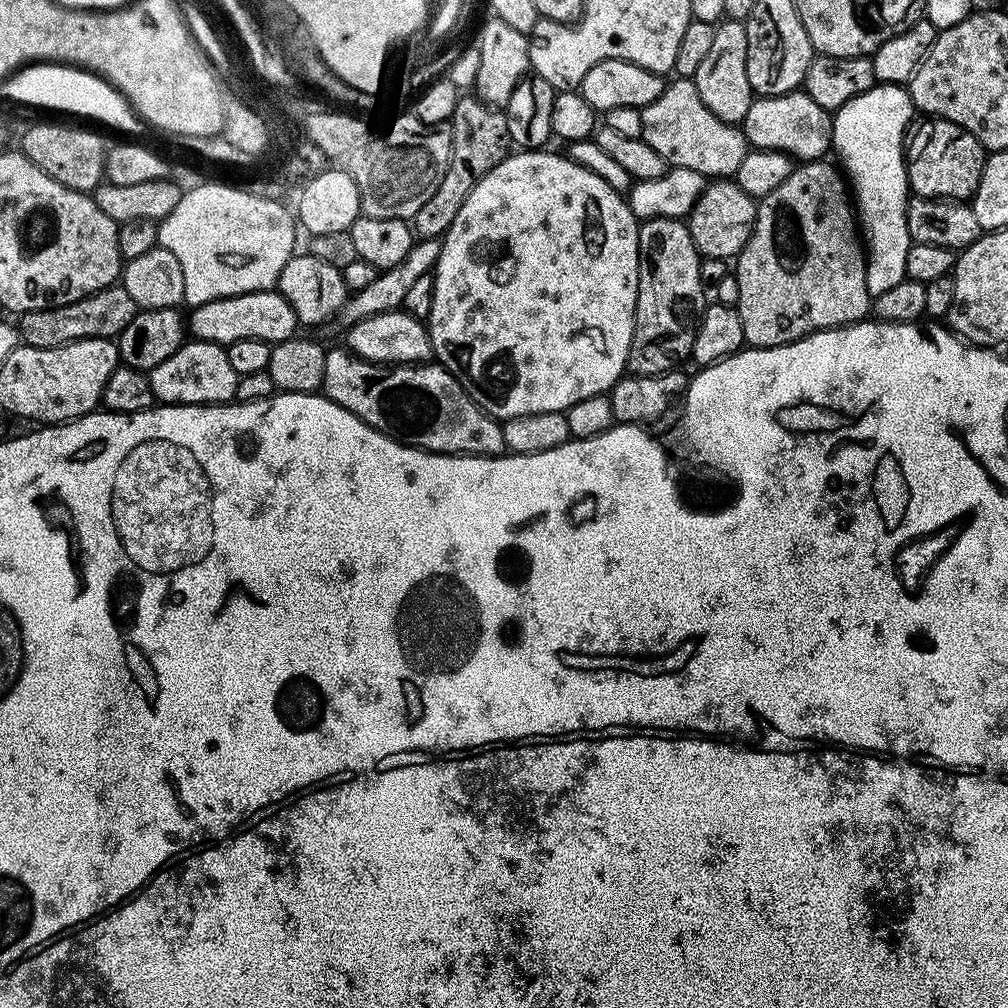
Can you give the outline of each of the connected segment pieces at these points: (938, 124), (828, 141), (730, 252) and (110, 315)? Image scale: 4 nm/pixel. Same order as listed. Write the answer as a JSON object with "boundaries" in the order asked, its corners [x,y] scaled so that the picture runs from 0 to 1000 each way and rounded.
{"boundaries":[[[[928,117],[914,120],[913,124],[908,124],[899,143],[902,188],[921,198],[963,199],[974,177],[977,147],[972,144],[970,137],[966,137],[966,133],[954,129],[954,125],[946,121]]],[[[797,89],[779,95],[756,95],[747,98],[736,124],[738,136],[746,147],[763,147],[778,151],[790,161],[801,161],[820,156],[825,147],[826,112],[812,105]]],[[[710,177],[699,182],[698,191],[681,215],[685,236],[688,236],[688,244],[694,249],[695,255],[725,259],[733,254],[748,228],[751,205],[748,195],[740,192],[740,188],[736,188],[729,178]]],[[[122,284],[102,286],[93,292],[81,295],[77,300],[19,311],[20,335],[23,340],[35,345],[57,345],[63,341],[85,335],[110,337],[118,333],[121,327],[125,327],[125,323],[129,323],[129,315],[133,315],[136,309],[133,296],[125,292]]]]}

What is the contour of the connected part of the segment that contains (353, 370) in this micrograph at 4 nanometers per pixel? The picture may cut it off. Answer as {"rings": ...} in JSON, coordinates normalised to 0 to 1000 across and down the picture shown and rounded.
{"rings":[[[326,344],[323,348],[323,363],[319,370],[319,389],[326,397],[363,419],[371,427],[383,431],[408,444],[419,444],[423,448],[436,448],[438,452],[499,452],[500,426],[497,418],[485,413],[480,406],[460,390],[460,384],[441,367],[436,359],[420,361],[369,361],[357,353],[351,353],[344,344]]]}

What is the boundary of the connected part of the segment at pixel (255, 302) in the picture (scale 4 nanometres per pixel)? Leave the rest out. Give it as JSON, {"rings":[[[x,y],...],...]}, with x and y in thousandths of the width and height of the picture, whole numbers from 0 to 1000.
{"rings":[[[276,288],[245,290],[228,296],[216,296],[193,303],[188,310],[190,311],[186,311],[185,325],[193,336],[223,343],[236,339],[239,335],[256,335],[272,342],[287,337],[296,329],[292,304],[288,304],[288,300],[284,300],[284,296],[280,296]]]}

